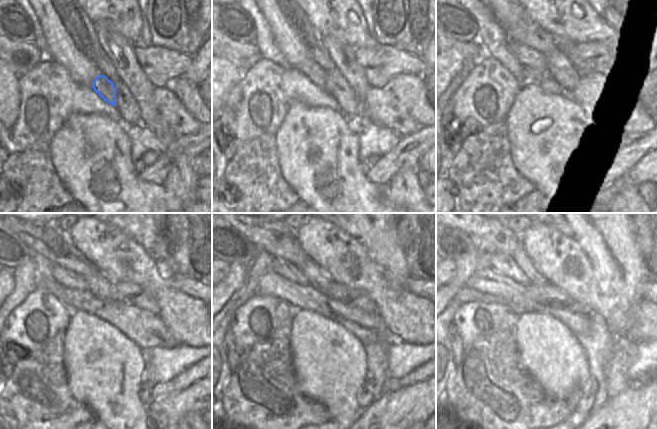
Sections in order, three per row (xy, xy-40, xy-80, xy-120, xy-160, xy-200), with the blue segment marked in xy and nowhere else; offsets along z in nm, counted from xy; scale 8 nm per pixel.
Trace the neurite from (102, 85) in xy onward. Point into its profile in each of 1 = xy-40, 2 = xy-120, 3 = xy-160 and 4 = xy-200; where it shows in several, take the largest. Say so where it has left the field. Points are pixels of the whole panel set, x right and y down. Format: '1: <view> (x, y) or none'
1: xy-40 (310, 68)
2: xy-120 (66, 277)
3: xy-160 (282, 267)
4: xy-200 (505, 265)

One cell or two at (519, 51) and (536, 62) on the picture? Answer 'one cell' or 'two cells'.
one cell

